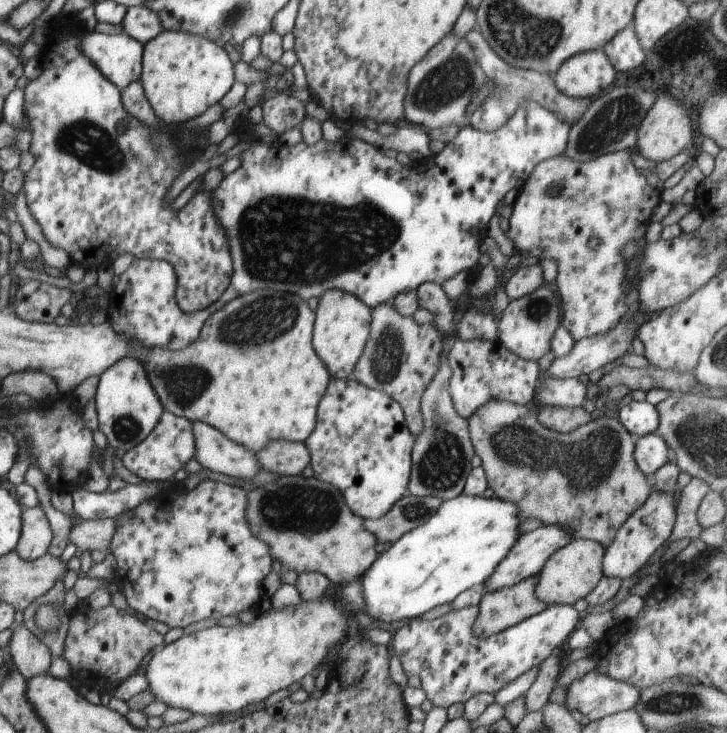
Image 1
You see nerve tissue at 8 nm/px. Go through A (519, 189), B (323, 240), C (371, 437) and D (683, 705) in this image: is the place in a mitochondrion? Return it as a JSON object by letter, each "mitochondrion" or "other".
{"A":"other","B":"mitochondrion","C":"mitochondrion","D":"mitochondrion"}

